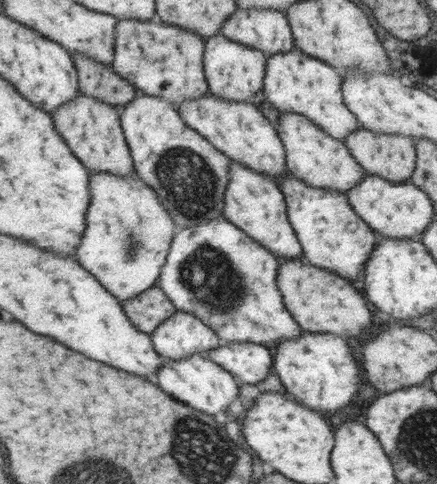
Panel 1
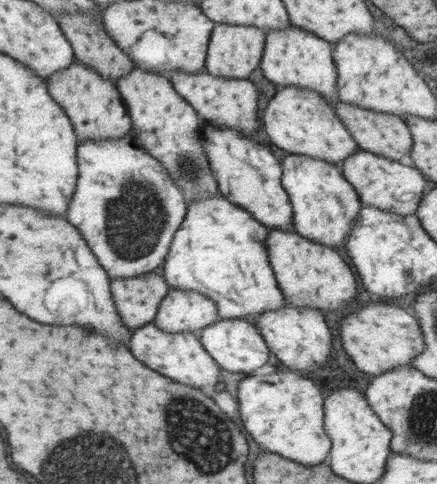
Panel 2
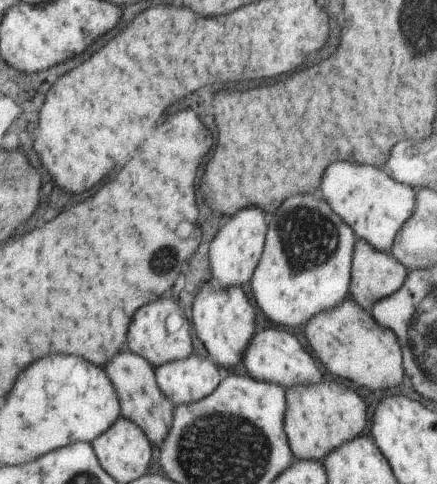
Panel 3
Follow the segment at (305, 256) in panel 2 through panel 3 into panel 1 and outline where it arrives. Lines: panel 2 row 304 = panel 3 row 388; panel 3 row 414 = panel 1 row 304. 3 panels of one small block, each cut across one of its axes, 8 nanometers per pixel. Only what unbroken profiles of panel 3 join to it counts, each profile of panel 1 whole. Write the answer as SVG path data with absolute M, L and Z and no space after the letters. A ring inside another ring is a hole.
M281 258L281 264L277 286L281 288L285 308L303 332L329 332L341 338L357 338L369 330L371 314L363 296L355 292L349 280L337 276L335 272L307 264L305 258Z

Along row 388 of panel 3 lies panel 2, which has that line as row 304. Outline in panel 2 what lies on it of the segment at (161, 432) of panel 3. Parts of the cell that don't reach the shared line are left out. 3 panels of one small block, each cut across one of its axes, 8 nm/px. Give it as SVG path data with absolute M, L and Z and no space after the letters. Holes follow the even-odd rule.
M145 272L127 280L111 278L115 308L129 330L143 328L157 318L159 306L169 294L169 286L159 272Z

